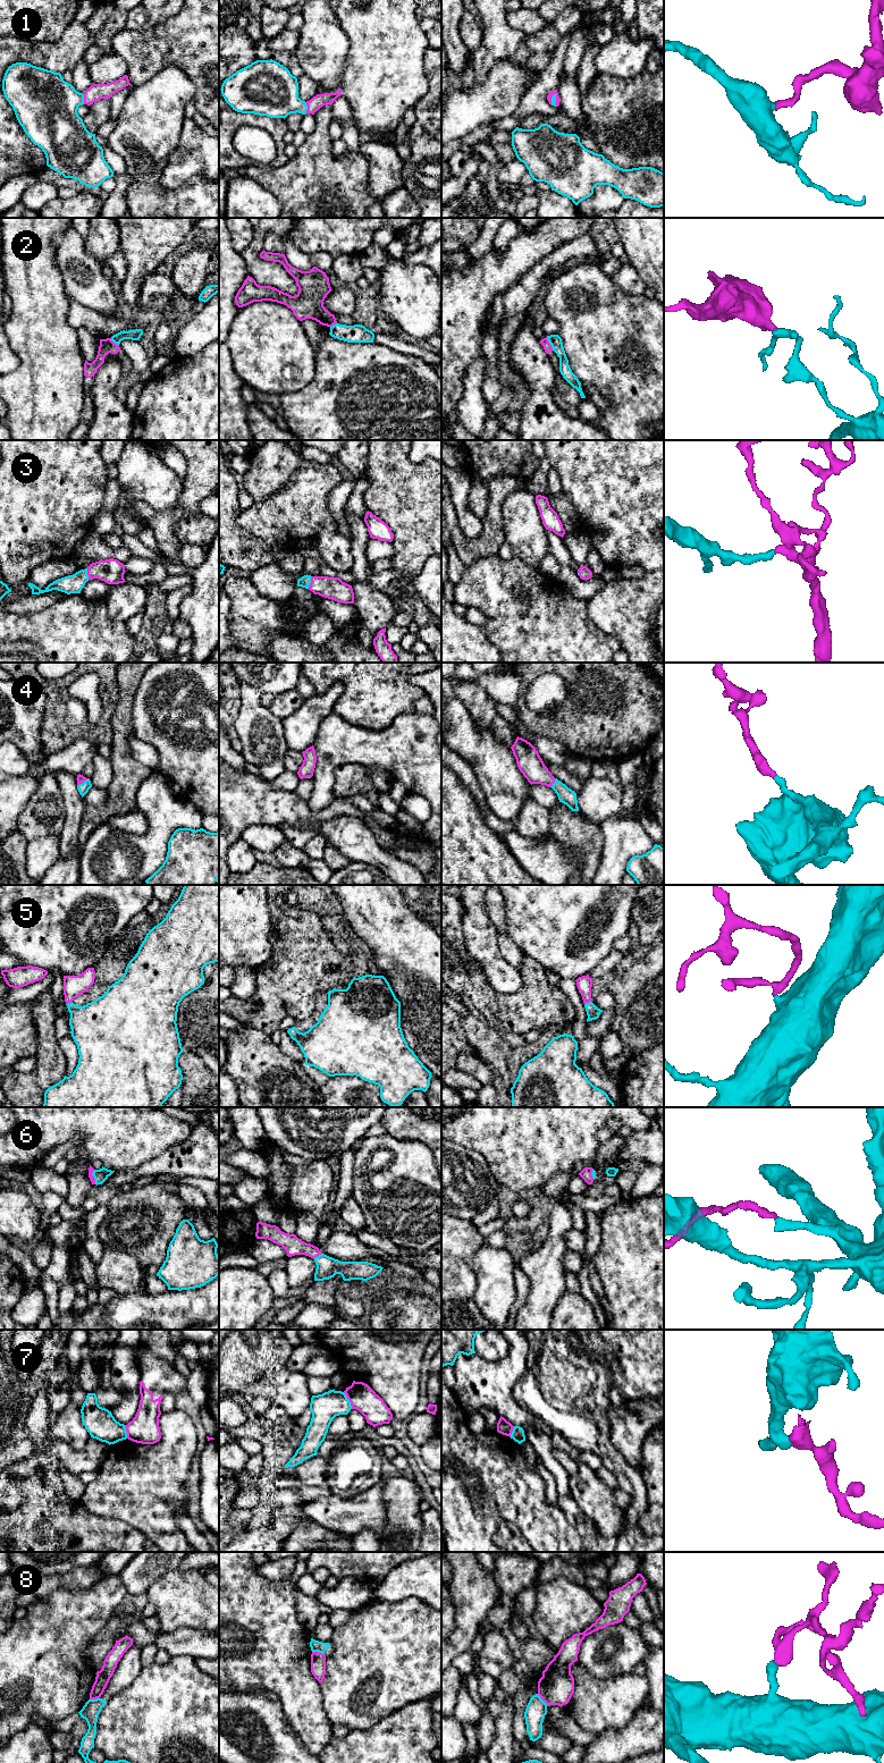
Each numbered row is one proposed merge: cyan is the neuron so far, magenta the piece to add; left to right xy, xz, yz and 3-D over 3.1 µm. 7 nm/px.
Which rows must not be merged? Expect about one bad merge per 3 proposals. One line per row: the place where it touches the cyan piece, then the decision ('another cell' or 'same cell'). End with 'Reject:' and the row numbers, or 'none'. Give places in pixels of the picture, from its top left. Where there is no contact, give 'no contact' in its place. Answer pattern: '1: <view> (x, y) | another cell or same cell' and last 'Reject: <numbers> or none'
1: xz (306, 108) | same cell
2: yz (549, 343) | another cell
3: xz (310, 582) | same cell
4: xy (84, 782) | same cell
5: yz (587, 1003) | same cell
6: xy (94, 1177) | same cell
7: xz (348, 1400) | another cell
8: xz (318, 1651) | another cell
Reject: 2, 7, 8

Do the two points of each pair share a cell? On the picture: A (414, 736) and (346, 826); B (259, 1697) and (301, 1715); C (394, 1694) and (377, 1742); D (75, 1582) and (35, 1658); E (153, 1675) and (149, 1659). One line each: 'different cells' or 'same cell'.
A: different cells
B: different cells
C: different cells
D: different cells
E: different cells

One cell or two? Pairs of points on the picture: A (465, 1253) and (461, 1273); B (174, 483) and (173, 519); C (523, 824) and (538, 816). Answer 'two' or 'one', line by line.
A: one
B: two
C: one

